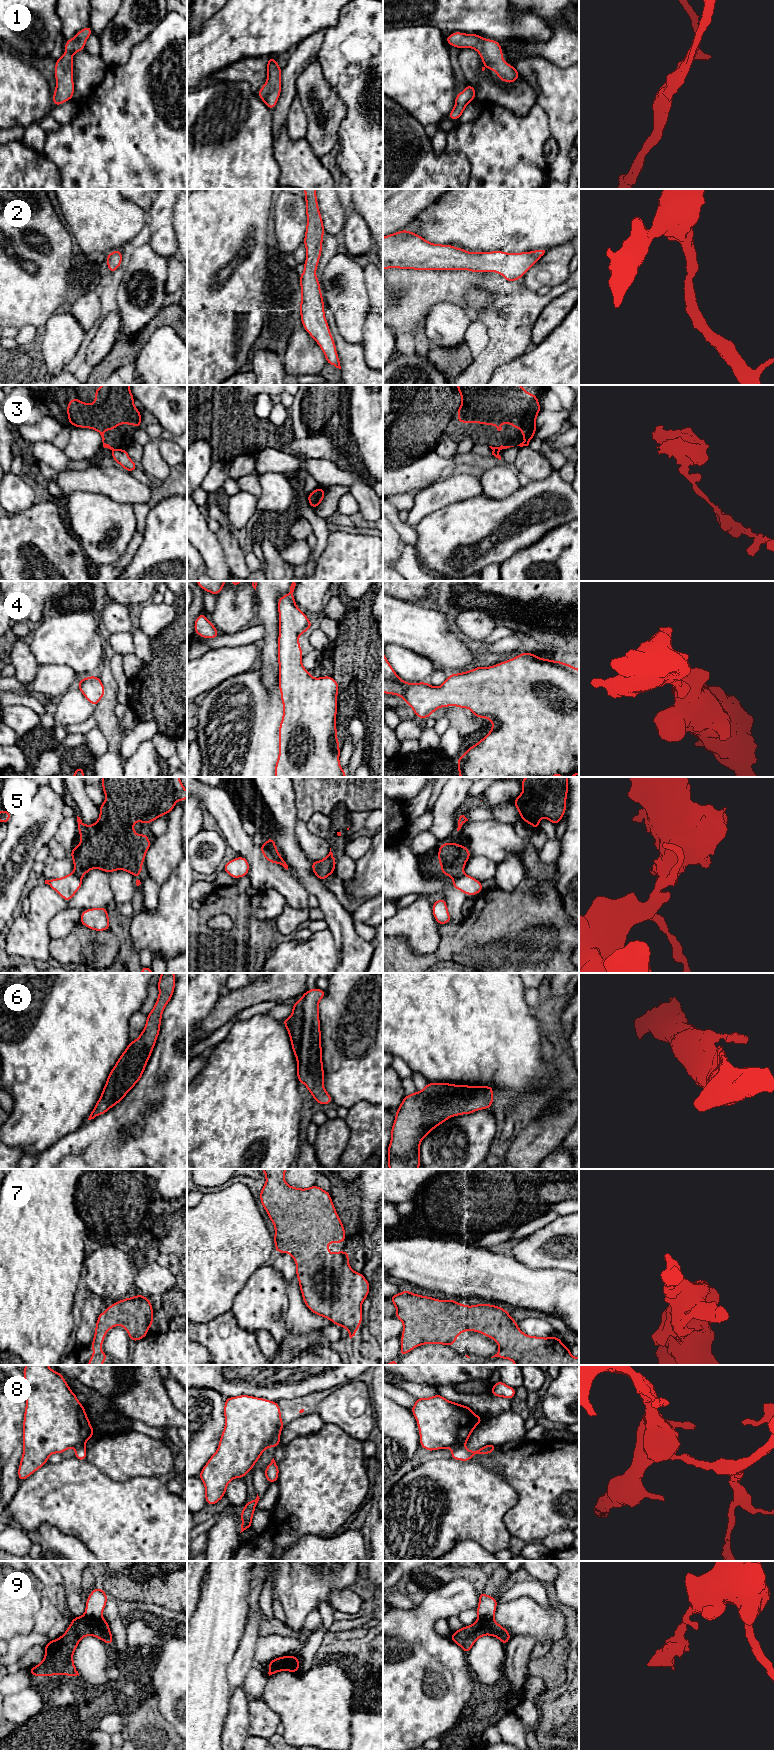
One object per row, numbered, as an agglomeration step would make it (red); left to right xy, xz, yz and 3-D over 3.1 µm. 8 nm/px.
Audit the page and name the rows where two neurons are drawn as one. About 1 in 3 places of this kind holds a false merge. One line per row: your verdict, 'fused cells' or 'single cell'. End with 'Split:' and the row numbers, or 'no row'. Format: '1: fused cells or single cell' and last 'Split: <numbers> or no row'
1: single cell
2: single cell
3: fused cells
4: single cell
5: fused cells
6: single cell
7: single cell
8: fused cells
9: fused cells
Split: 3, 5, 8, 9

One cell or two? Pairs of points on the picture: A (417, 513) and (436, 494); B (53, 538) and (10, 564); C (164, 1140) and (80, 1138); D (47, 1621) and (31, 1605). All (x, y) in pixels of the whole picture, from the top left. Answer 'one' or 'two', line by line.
A: one
B: one
C: one
D: two

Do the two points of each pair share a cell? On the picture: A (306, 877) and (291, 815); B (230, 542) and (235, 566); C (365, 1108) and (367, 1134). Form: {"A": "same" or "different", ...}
{"A": "same", "B": "same", "C": "same"}

